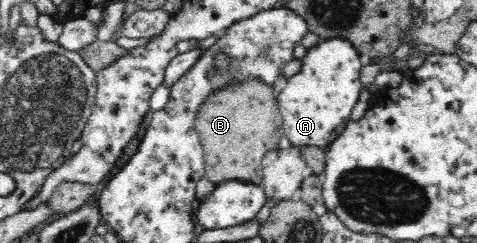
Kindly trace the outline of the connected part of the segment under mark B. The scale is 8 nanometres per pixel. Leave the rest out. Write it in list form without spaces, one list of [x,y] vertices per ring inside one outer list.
[[[260,80],[237,83],[213,94],[200,108],[195,126],[205,157],[205,178],[215,185],[228,180],[260,185],[263,178],[262,163],[268,152],[282,148],[284,141],[283,118],[280,116],[277,97],[271,87]]]

